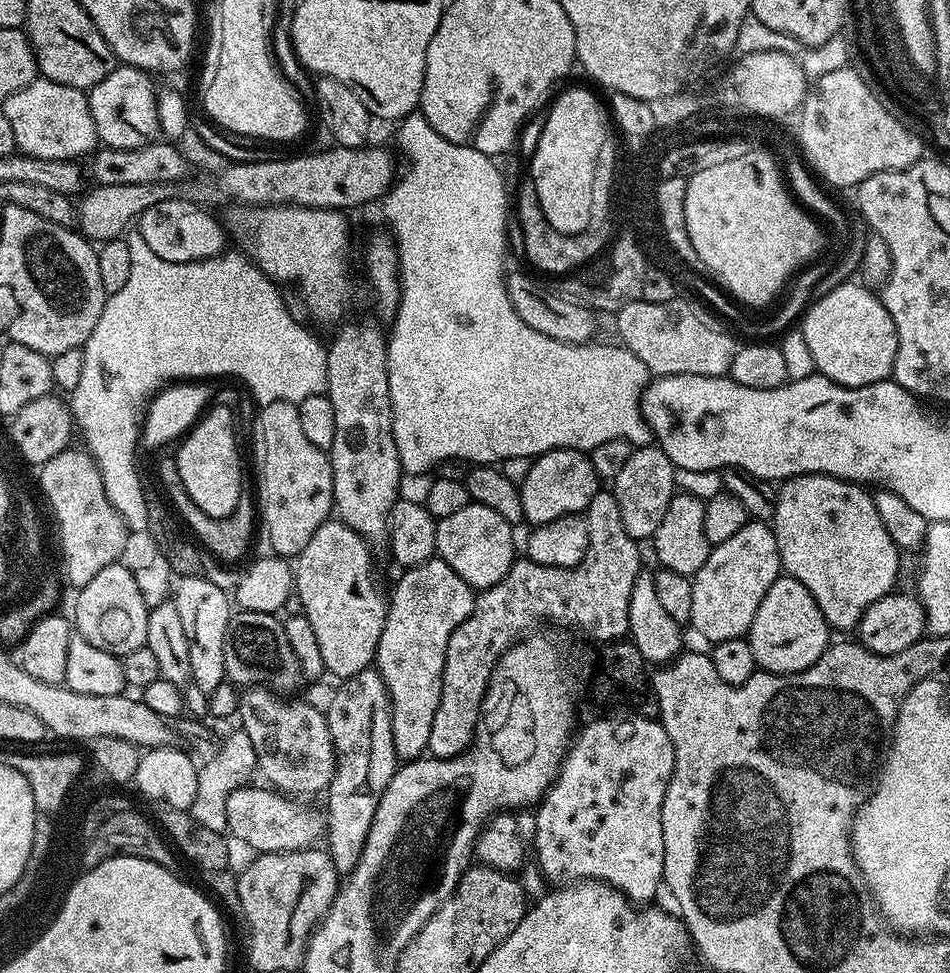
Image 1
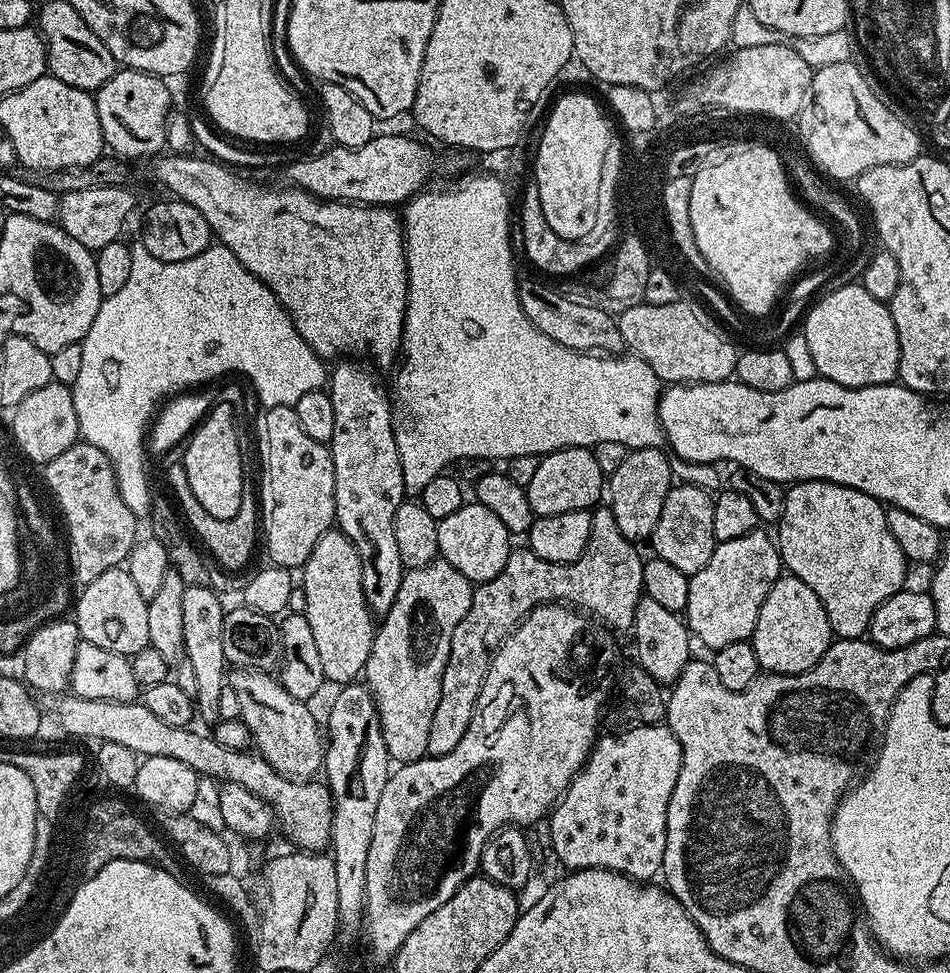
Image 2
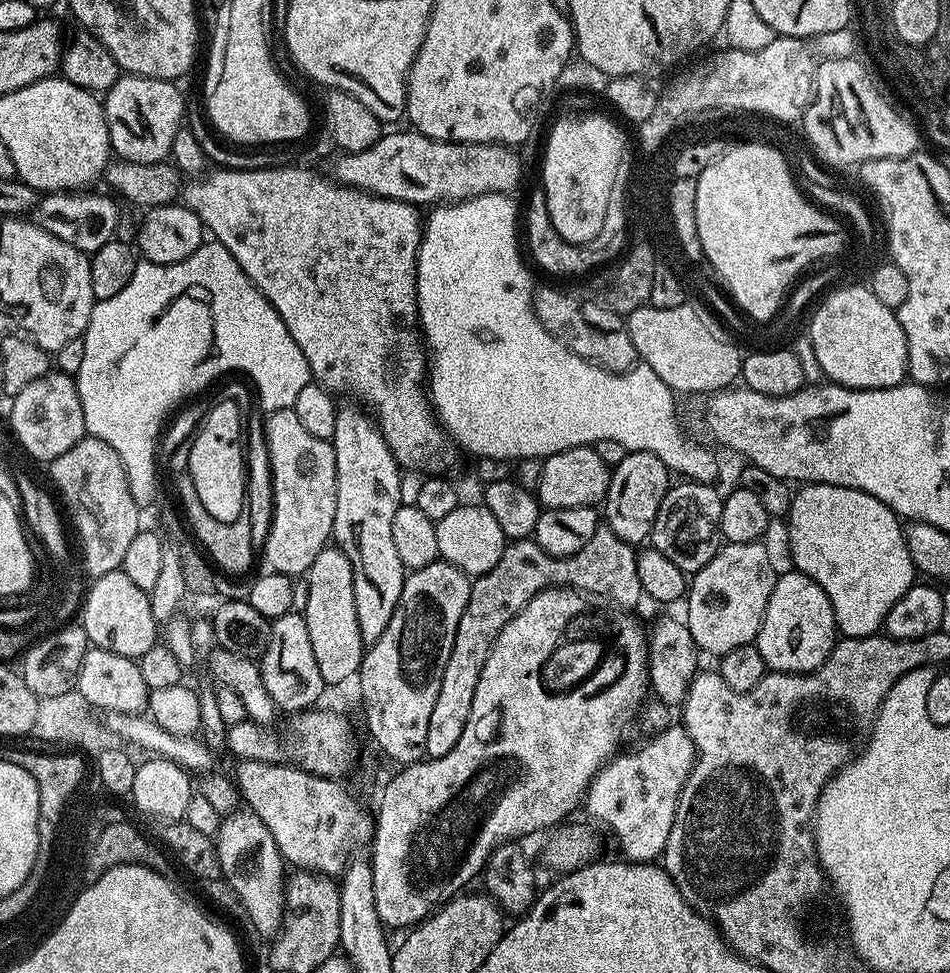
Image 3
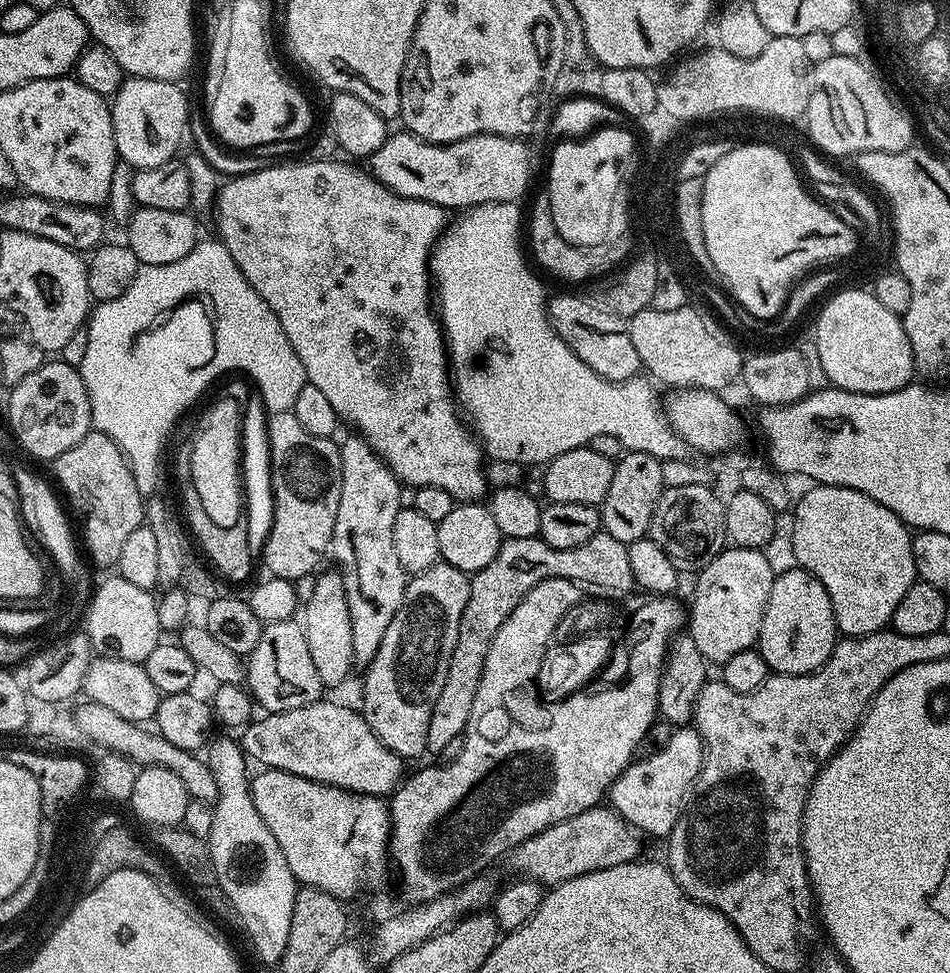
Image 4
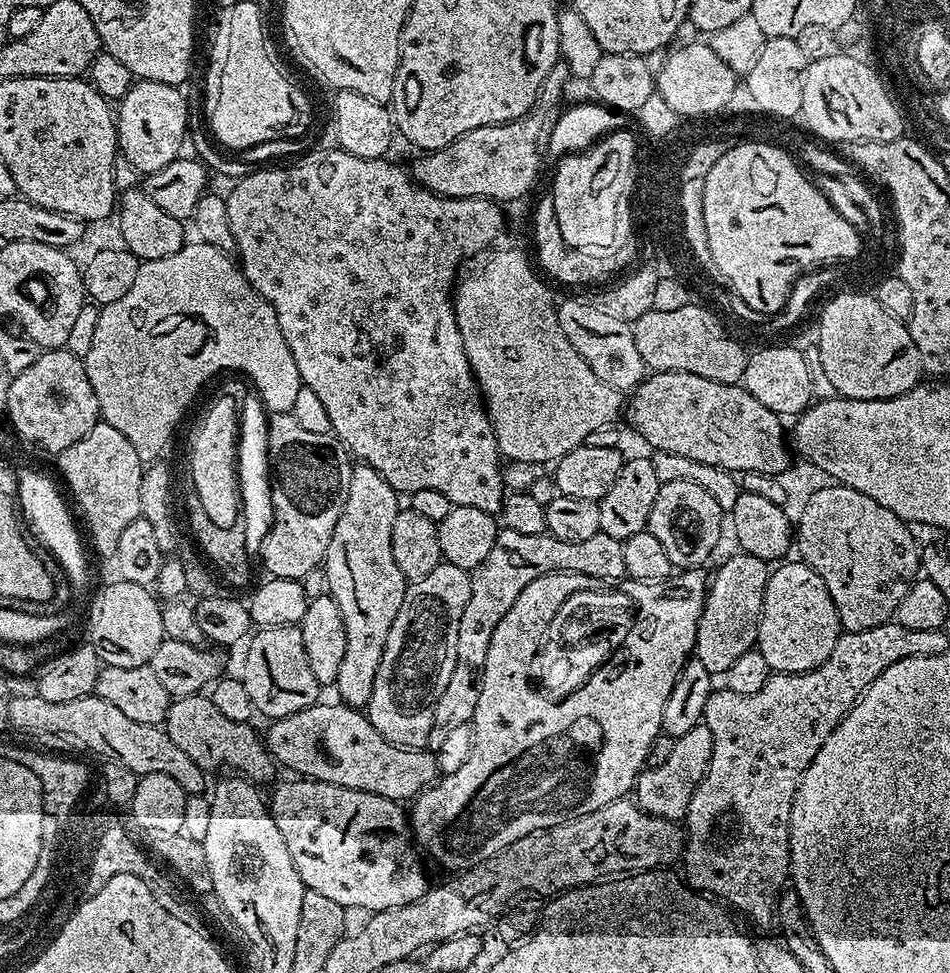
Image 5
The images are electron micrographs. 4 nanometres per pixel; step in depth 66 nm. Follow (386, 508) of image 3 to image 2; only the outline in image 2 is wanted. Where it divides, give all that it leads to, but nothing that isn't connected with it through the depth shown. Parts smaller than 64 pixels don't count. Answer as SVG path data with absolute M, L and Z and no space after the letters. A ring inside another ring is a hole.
M344 358L341 359L335 367L336 366L337 368L334 369L333 372L331 369L330 379L326 384L328 397L334 406L334 438L330 445L332 449L332 461L334 462L334 478L336 479L334 482L334 502L336 503L336 519L334 524L339 531L346 534L346 538L350 538L350 542L354 542L354 546L358 550L358 556L362 558L362 590L366 594L368 609L377 617L383 618L383 616L390 610L390 606L394 606L394 598L398 598L398 586L402 582L402 578L406 571L402 558L398 558L398 542L394 538L394 514L398 510L398 506L405 503L406 500L406 489L404 486L404 479L402 478L402 462L398 458L398 446L396 445L394 404L390 399L389 393L388 396L384 393L384 388L380 385L379 378L375 376L377 373L373 371L367 363L361 362L356 358Z

